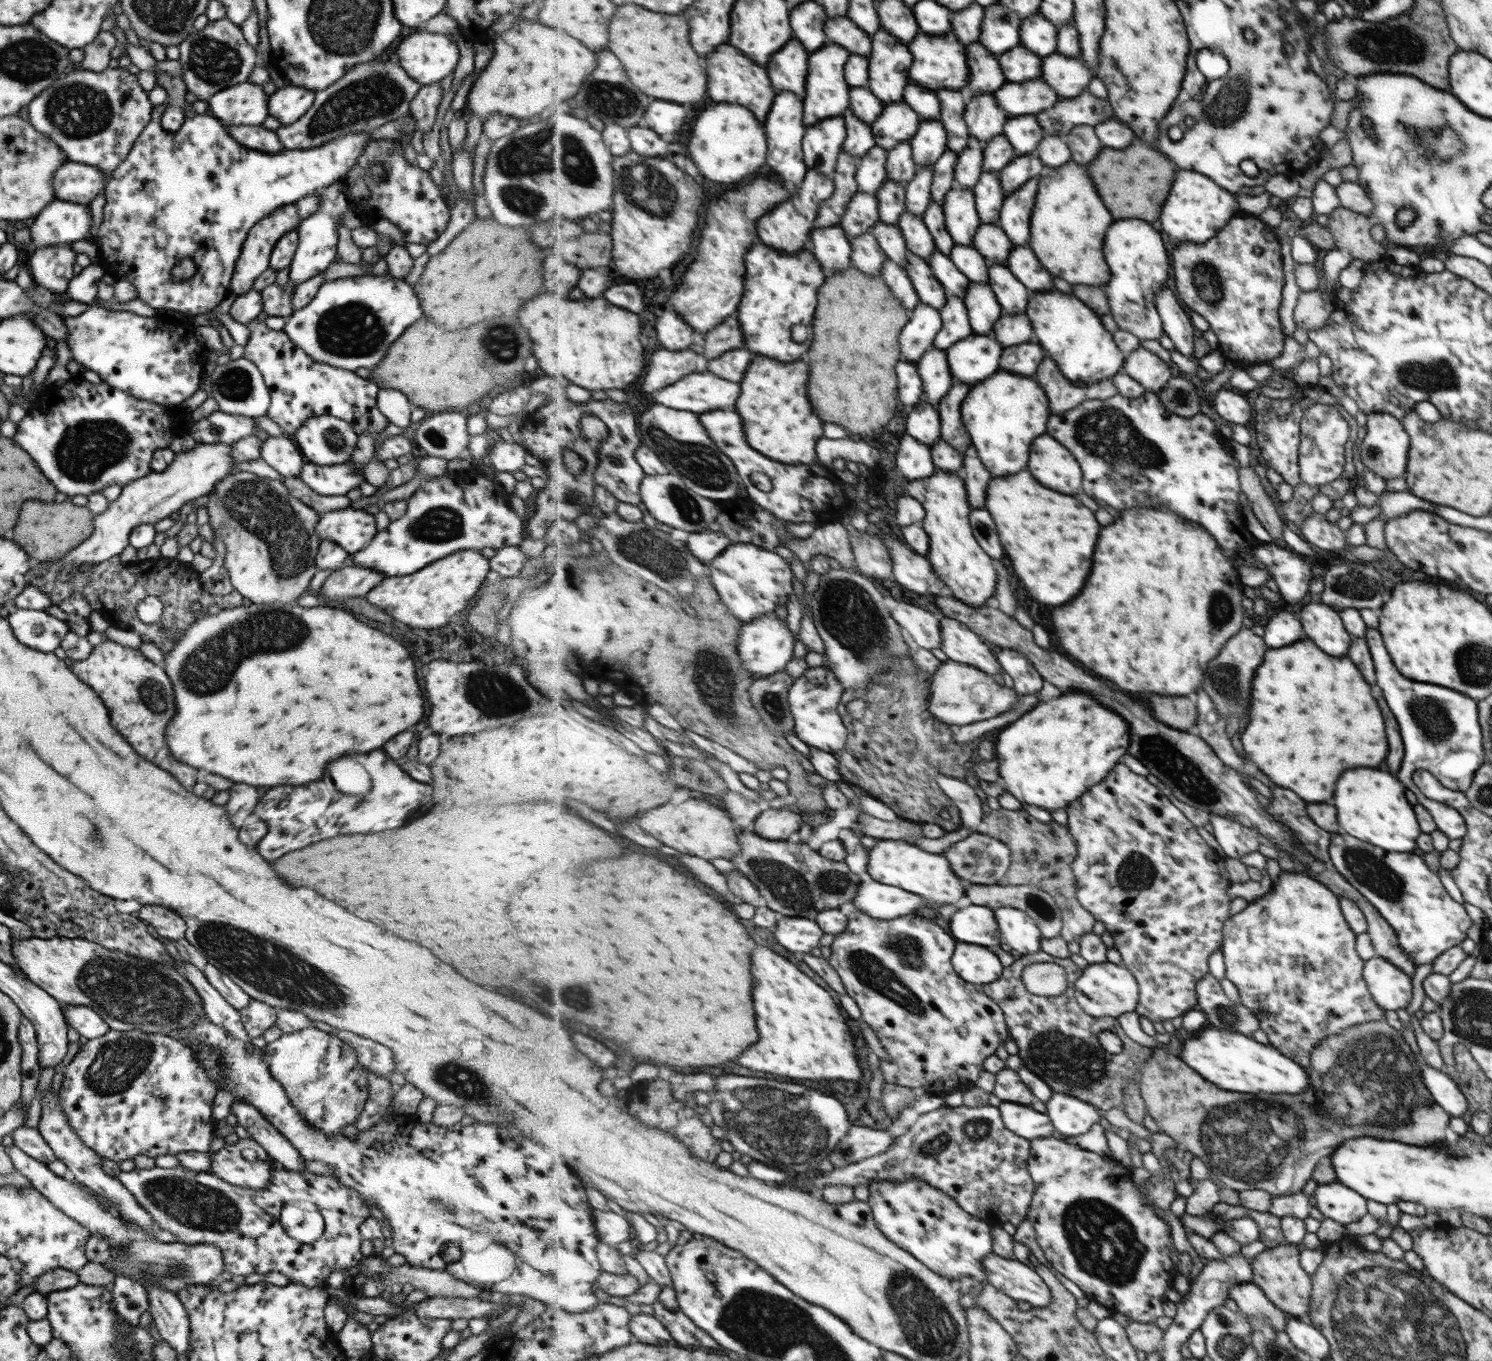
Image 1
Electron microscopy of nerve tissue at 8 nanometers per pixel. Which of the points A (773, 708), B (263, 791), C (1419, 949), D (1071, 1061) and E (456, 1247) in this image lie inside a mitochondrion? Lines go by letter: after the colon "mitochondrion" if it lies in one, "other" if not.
A: mitochondrion
B: other
C: other
D: mitochondrion
E: mitochondrion

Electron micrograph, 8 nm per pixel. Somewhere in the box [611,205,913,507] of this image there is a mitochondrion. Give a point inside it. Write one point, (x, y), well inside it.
(704, 465)

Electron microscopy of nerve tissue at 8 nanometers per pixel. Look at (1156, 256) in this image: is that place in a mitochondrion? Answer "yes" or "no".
no

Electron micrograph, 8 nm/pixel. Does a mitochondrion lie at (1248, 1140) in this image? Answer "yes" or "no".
yes

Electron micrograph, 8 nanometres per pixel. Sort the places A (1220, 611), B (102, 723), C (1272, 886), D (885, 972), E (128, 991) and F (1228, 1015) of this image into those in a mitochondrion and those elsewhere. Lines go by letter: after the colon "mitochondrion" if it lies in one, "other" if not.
A: mitochondrion
B: other
C: other
D: mitochondrion
E: mitochondrion
F: mitochondrion

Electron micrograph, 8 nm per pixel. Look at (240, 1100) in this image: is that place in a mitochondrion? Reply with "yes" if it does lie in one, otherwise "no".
no

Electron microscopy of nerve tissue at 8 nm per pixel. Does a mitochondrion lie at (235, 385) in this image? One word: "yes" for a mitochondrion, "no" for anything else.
yes

